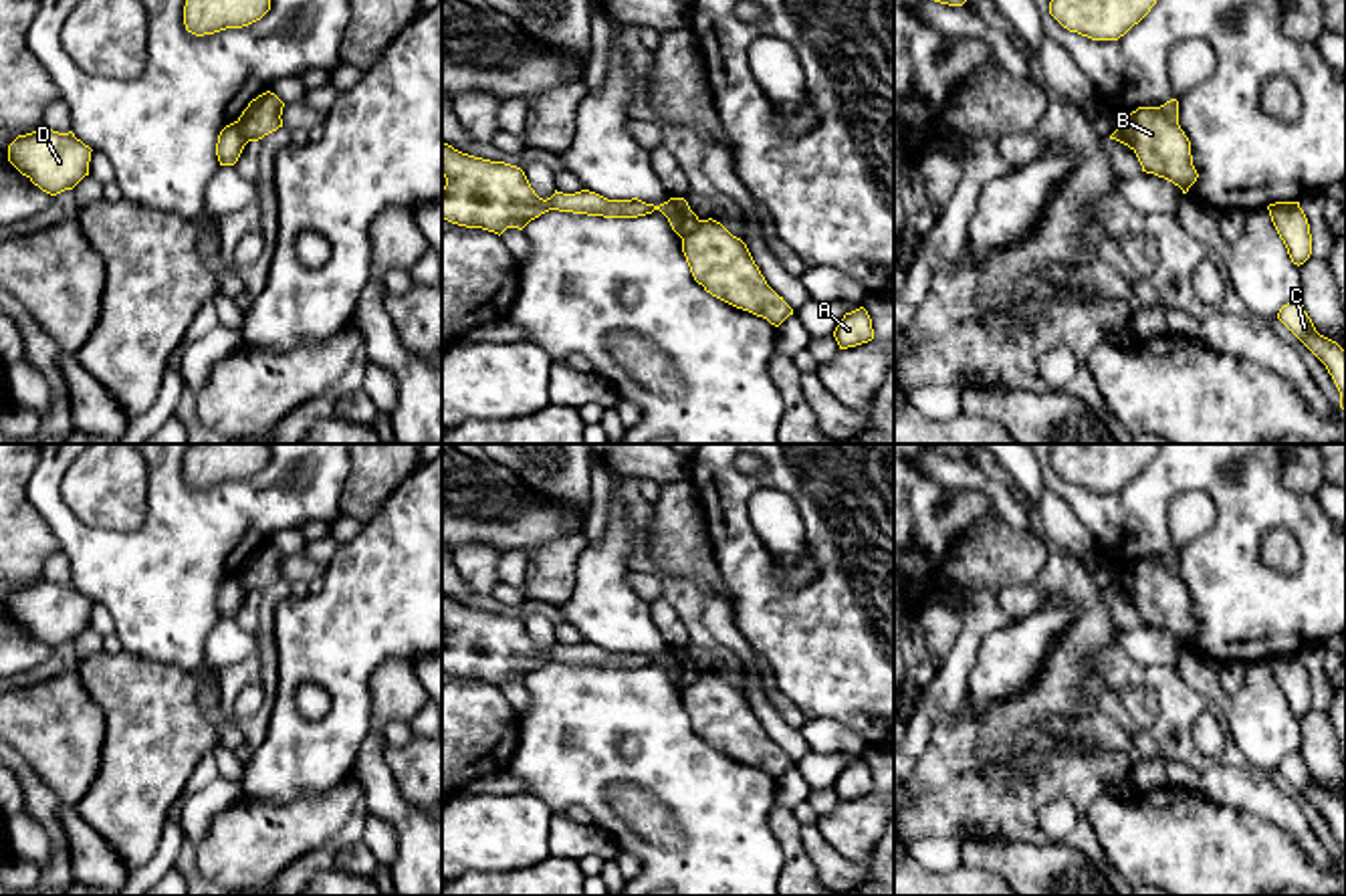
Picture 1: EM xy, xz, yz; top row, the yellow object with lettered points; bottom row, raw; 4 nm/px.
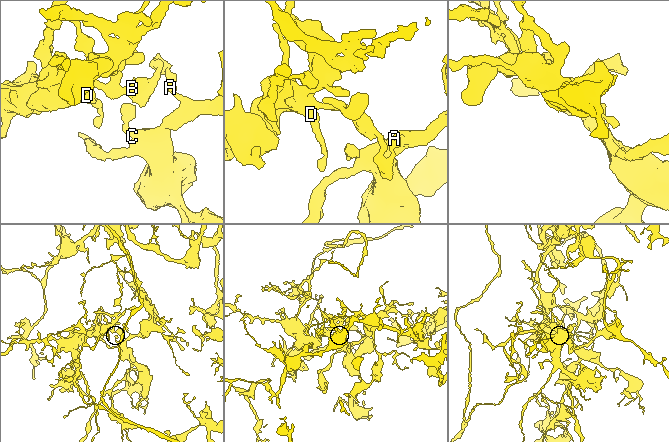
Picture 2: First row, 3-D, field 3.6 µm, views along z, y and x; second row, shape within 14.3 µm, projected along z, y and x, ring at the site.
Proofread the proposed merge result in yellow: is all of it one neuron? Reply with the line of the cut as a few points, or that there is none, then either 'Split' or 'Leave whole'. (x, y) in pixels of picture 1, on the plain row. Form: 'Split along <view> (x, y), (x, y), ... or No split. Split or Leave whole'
Split along yz (1125, 572), (1135, 600). Split

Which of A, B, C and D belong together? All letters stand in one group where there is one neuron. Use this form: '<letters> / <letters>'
A B C / D

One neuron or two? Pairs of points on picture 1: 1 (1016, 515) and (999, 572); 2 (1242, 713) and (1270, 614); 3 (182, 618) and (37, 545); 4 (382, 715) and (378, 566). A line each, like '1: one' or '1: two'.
1: two
2: two
3: two
4: two

